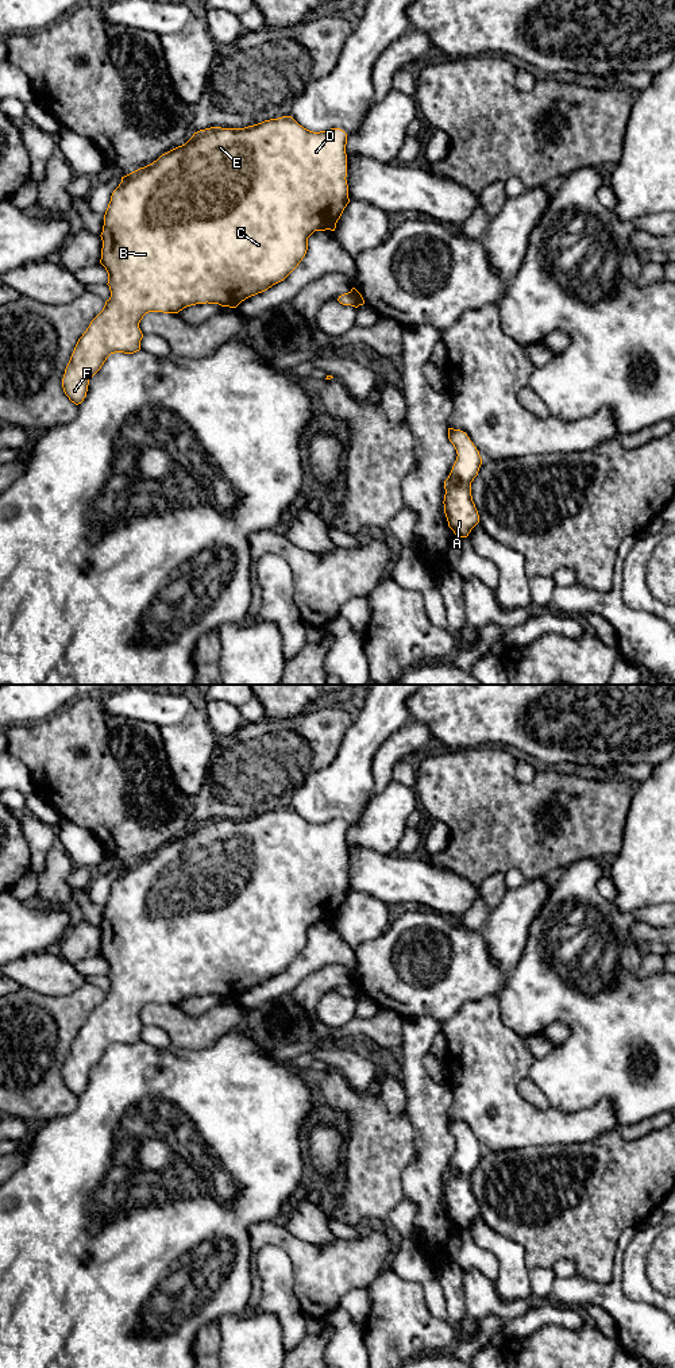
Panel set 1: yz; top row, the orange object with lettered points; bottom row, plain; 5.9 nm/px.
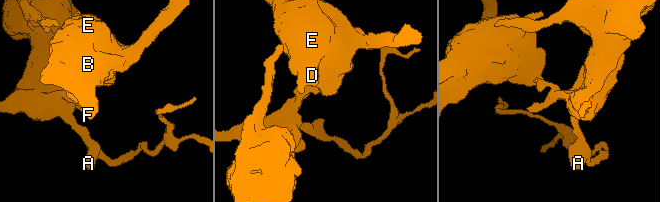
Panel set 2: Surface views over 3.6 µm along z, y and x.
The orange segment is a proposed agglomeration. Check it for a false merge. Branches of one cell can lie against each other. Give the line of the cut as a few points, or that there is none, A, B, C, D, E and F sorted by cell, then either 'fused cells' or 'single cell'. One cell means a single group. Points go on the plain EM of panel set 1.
cut yz (351, 982), (359, 995); groups A / B C D E F; fused cells

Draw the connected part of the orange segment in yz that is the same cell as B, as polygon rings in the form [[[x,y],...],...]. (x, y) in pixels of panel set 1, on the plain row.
[[[292,808],[265,812],[244,820],[211,818],[200,821],[182,837],[162,845],[153,855],[140,859],[124,868],[113,882],[104,906],[101,924],[103,940],[100,955],[108,964],[111,989],[103,1002],[90,1013],[86,1022],[78,1030],[70,1052],[65,1060],[62,1079],[65,1086],[76,1097],[86,1088],[89,1071],[101,1060],[111,1045],[134,1045],[140,1041],[143,1025],[139,1014],[148,1003],[178,1005],[186,998],[196,995],[219,995],[236,999],[246,990],[262,984],[273,976],[284,972],[302,952],[308,941],[308,929],[315,922],[335,922],[344,899],[350,894],[347,876],[347,825],[340,820],[313,824],[300,817]]]

